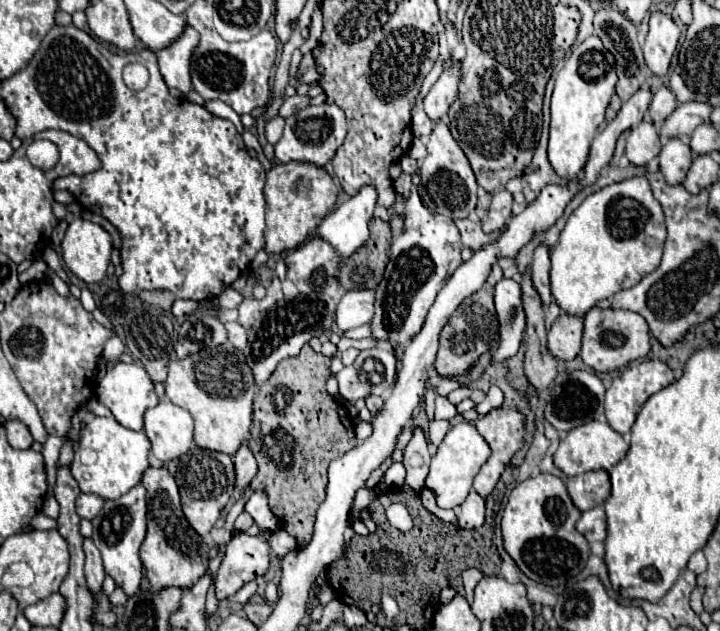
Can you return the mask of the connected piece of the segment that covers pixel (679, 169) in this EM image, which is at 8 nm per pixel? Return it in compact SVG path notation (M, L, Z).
M669 139L659 153L659 167L669 185L681 185L689 171L689 163L693 163L691 149L681 139Z

